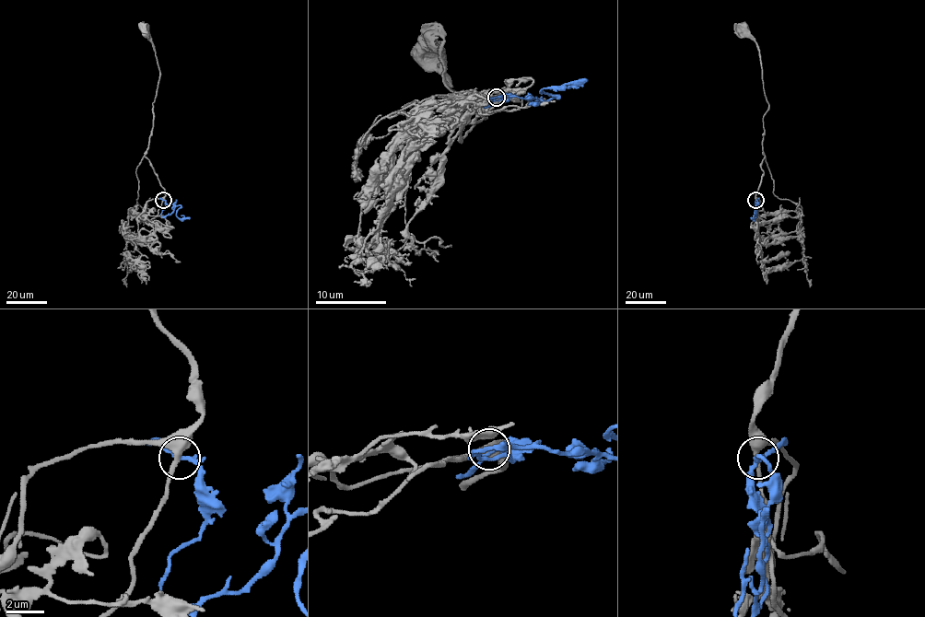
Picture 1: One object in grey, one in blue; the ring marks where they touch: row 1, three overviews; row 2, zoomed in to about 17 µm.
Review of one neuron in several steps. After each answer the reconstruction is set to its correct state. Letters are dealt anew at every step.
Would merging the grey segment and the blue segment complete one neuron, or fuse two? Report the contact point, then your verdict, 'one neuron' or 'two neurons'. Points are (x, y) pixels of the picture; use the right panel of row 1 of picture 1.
place (755, 200); one neuron

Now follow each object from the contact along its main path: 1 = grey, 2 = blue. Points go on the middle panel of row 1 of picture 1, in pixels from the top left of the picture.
1: (497, 97), (470, 123), (456, 112), (431, 125), (463, 122), (460, 141), (484, 118), (427, 51)
2: (497, 97), (503, 95), (505, 100), (489, 100), (555, 98), (557, 97), (540, 91), (588, 79)

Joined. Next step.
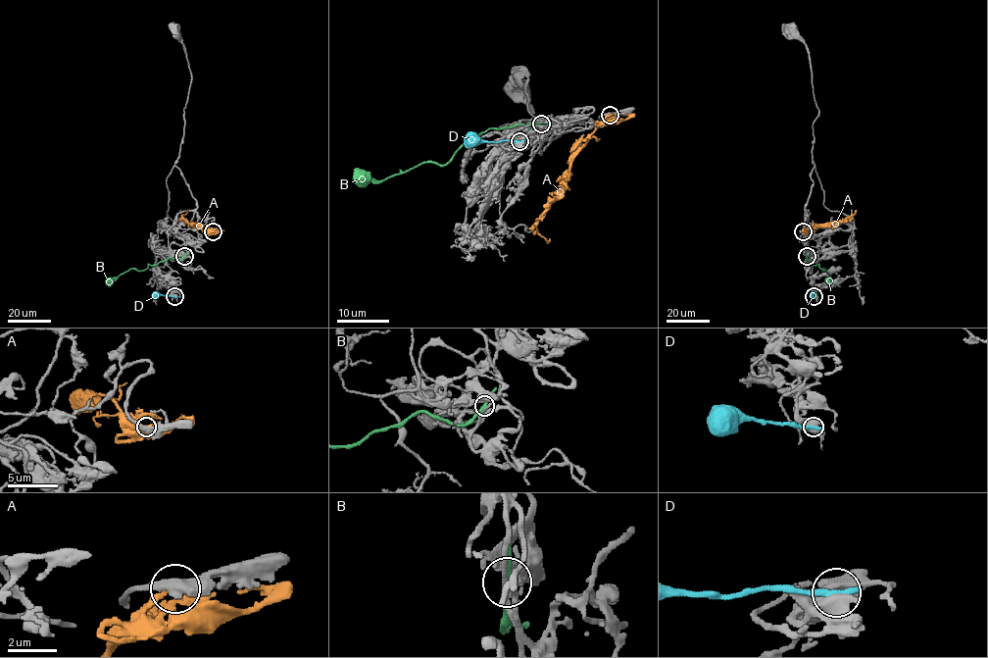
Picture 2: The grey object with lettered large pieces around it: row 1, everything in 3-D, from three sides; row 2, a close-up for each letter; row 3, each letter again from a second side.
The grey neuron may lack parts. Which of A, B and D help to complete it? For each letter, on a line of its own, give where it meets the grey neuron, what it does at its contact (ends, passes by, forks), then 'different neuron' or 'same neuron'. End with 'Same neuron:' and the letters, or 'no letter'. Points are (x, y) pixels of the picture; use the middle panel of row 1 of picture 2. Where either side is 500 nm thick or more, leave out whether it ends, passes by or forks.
A: contact (610, 115); it ends; same neuron
B: contact (541, 124); it passes by; different neuron
D: contact (519, 141); different neuron
Same neuron: A

